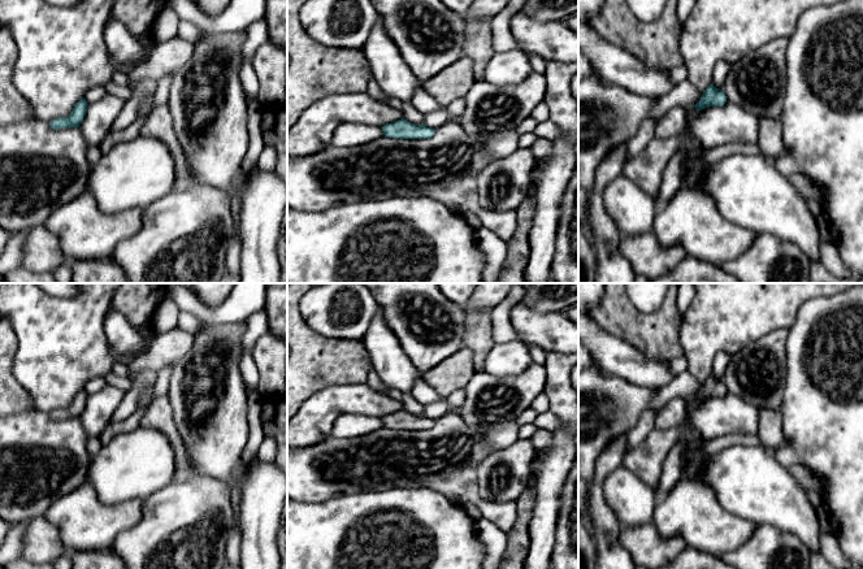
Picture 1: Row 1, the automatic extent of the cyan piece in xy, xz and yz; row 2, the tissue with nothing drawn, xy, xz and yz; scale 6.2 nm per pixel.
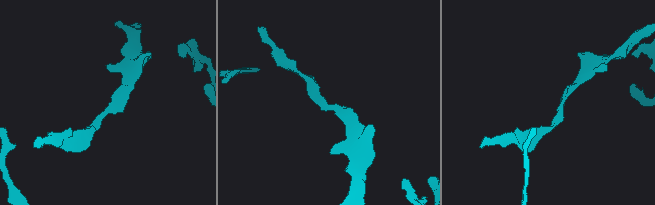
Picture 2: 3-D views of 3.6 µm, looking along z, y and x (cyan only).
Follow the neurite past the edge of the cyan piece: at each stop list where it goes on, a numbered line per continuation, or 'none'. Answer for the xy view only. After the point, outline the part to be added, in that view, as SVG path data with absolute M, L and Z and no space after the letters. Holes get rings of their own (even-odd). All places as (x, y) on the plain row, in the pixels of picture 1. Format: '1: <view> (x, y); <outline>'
none

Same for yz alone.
none

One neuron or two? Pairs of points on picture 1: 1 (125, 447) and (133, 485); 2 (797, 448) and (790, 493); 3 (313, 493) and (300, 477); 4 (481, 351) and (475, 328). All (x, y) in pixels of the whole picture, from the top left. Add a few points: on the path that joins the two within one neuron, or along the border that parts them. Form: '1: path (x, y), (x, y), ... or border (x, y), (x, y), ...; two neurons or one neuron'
1: path (129, 456), (133, 461), (133, 476); one neuron
2: border (772, 451), (775, 457), (788, 469); two neurons
3: path (312, 489), (304, 481); one neuron
4: path (480, 346), (478, 333); one neuron

